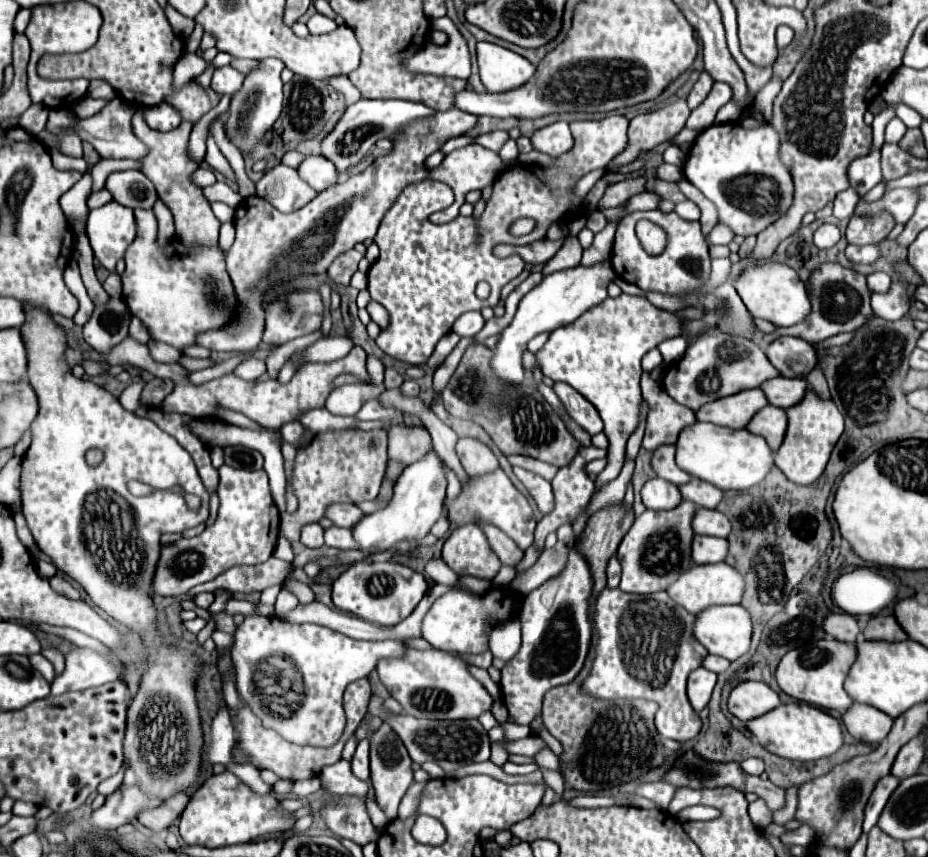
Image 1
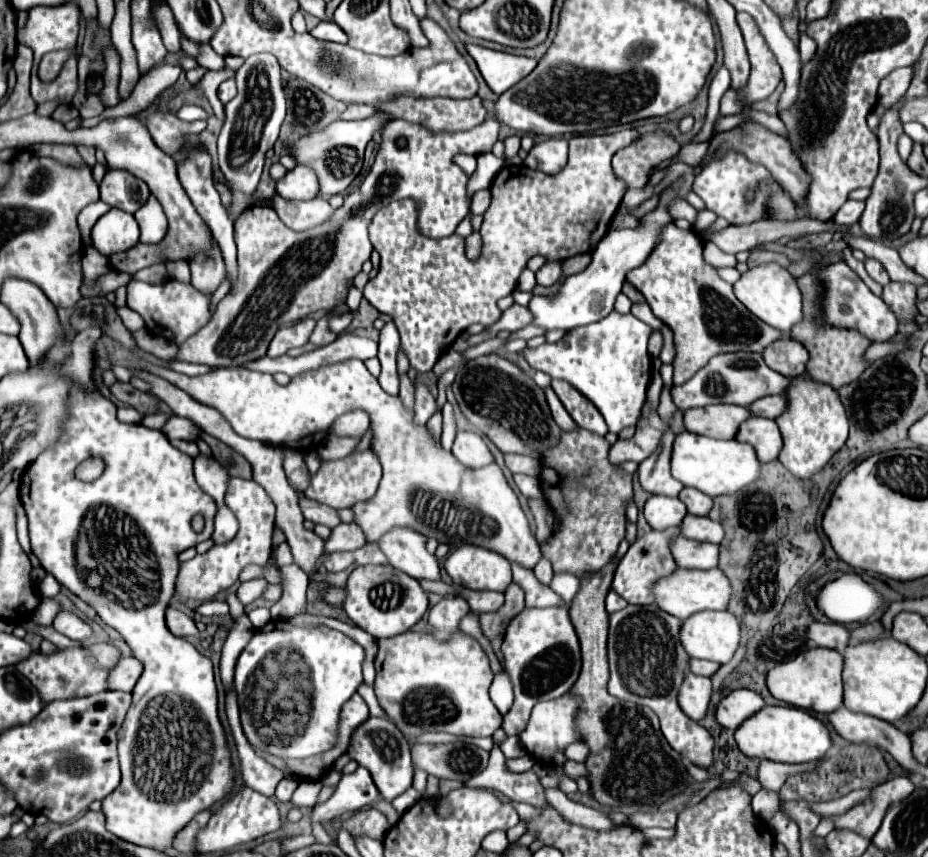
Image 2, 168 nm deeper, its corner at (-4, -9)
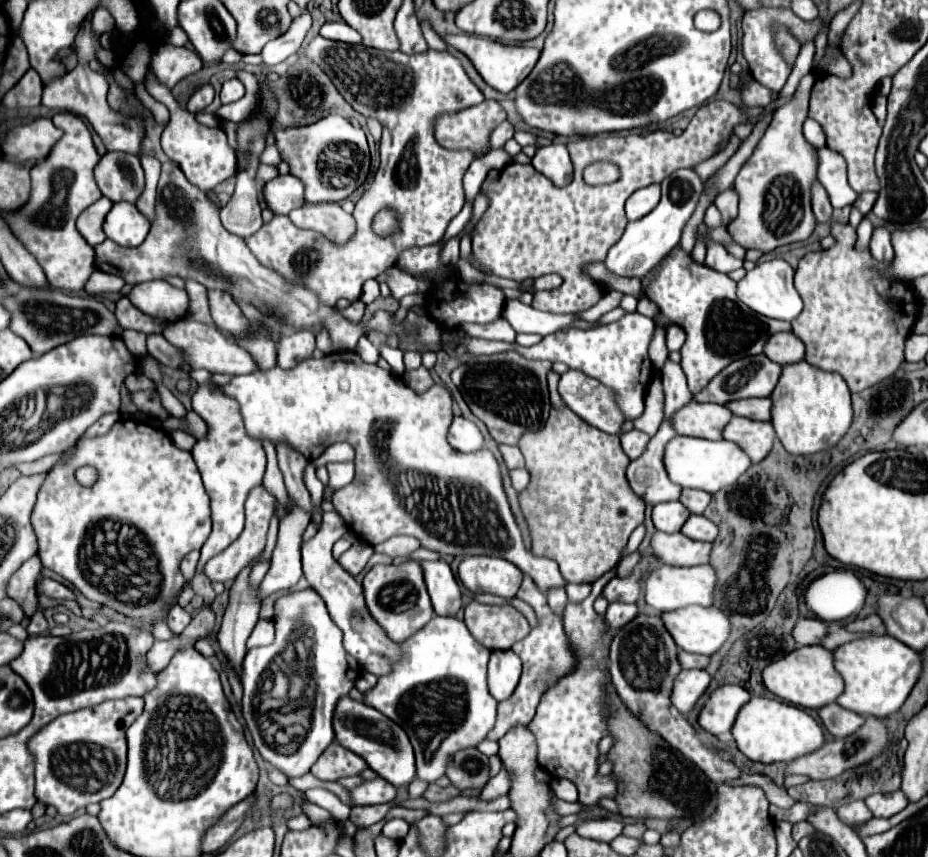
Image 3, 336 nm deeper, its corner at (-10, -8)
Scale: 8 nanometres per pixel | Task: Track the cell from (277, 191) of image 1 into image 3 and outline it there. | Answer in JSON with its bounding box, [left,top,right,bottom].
[288,203,356,241]

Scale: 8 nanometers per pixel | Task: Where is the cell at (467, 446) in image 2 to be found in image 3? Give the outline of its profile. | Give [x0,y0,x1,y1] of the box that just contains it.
[448,415,484,453]

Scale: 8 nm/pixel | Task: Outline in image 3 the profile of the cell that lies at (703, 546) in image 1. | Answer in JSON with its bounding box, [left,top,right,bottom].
[652,531,712,567]

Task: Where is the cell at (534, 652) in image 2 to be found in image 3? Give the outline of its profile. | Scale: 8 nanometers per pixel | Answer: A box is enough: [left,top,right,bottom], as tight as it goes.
[488,577,576,741]

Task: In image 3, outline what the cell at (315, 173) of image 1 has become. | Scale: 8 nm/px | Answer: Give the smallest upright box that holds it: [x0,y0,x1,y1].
[264,175,304,215]

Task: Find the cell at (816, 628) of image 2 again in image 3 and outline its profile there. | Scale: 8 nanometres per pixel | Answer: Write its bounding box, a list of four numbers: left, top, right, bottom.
[792,619,828,645]

